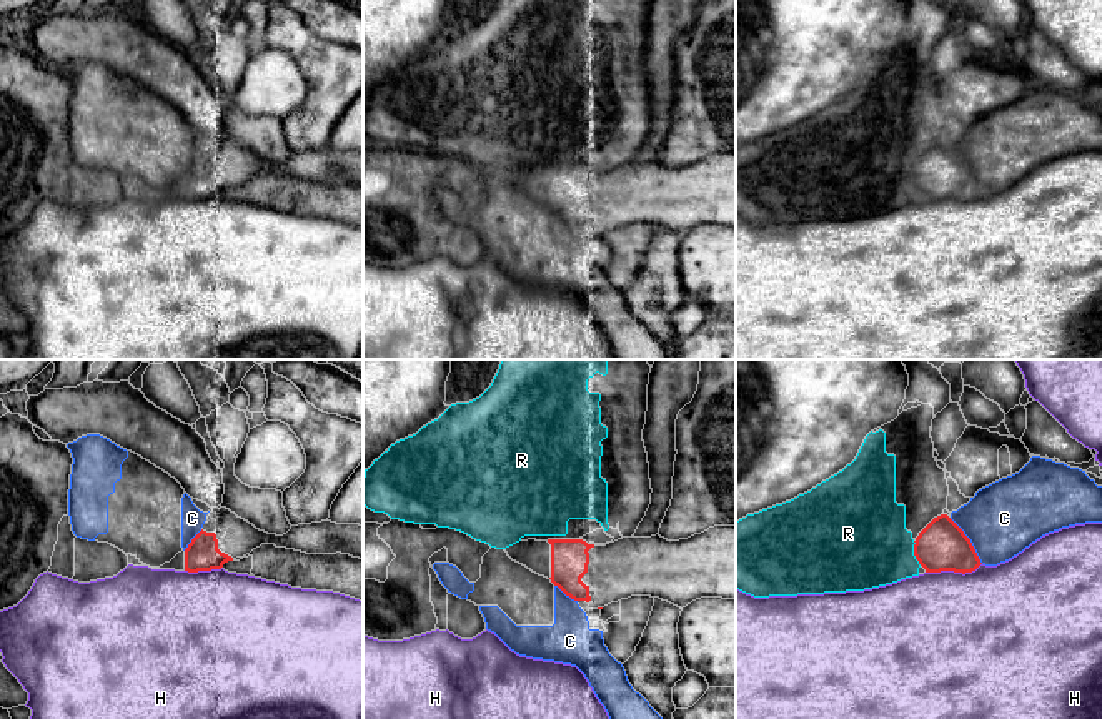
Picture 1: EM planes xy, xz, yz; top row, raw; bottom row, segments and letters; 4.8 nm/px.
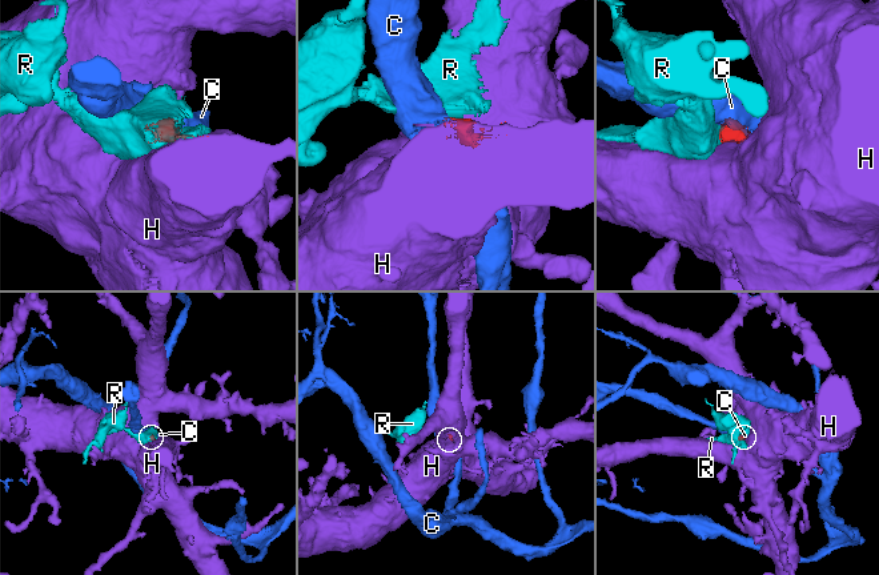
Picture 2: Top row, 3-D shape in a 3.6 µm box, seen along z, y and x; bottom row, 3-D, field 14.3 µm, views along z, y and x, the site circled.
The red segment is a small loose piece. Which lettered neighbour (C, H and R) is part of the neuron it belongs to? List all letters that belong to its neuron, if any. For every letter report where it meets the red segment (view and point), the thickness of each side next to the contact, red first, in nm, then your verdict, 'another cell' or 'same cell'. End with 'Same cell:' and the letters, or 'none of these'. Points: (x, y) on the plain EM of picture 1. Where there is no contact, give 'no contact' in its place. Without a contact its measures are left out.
C: meets red in yz at (969, 168); 240 nm thick on the red side, 360 nm on the other; another cell
H: meets red in yz at (953, 197); 240 nm thick on the red side, 480 nm on the other; another cell
R: meets red in yz at (914, 180); 240 nm thick on the red side, 420 nm on the other; another cell
Same cell: none of these

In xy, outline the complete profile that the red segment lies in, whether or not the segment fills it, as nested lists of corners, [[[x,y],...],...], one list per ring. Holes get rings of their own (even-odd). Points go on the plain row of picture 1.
[[[213,135],[188,175],[156,196],[211,198],[250,181],[261,171],[275,171],[306,181],[350,181],[363,186],[363,153],[331,148],[298,151],[283,161],[268,161],[226,135]]]

